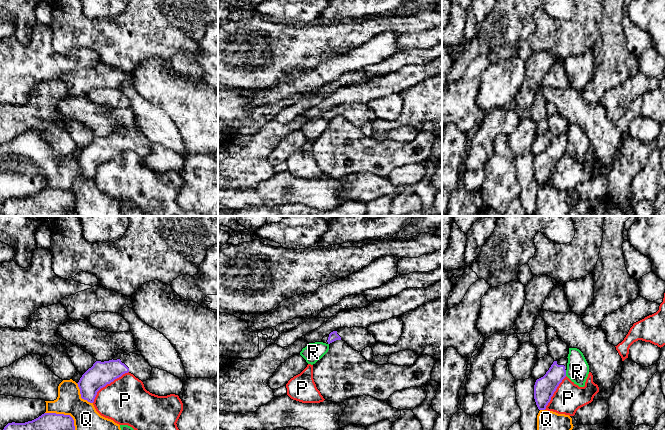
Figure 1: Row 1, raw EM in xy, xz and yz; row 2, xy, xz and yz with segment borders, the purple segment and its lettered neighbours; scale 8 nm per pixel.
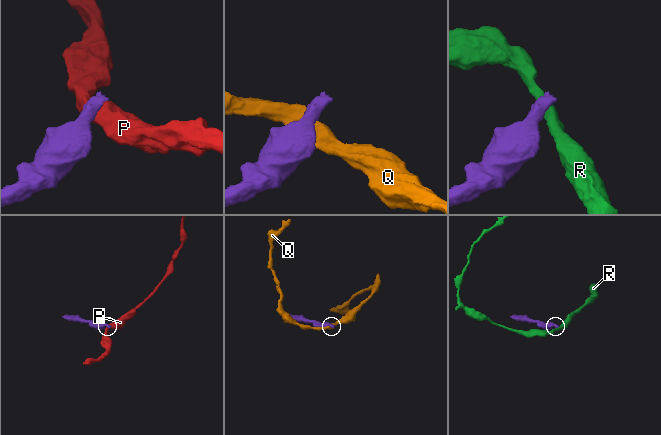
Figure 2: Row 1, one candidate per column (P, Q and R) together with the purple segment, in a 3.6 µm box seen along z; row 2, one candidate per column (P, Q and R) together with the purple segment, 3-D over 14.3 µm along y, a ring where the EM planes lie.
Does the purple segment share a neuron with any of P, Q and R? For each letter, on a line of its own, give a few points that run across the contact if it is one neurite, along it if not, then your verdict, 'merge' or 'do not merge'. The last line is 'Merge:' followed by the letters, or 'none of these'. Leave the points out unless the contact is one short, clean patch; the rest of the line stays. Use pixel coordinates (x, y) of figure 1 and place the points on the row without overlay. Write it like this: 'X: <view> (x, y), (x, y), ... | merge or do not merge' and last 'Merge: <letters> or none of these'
P: xy (128, 147), (103, 162), (97, 168), (92, 178) | do not merge
Q: do not merge
R: yz (565, 146), (566, 151) | do not merge
Merge: none of these

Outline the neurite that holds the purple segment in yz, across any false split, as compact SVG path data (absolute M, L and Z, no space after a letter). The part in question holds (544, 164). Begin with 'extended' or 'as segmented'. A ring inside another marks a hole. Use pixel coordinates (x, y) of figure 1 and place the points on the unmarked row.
extended; M568 134L554 137L546 150L534 161L534 175L539 186L545 186L559 160L566 153Z

